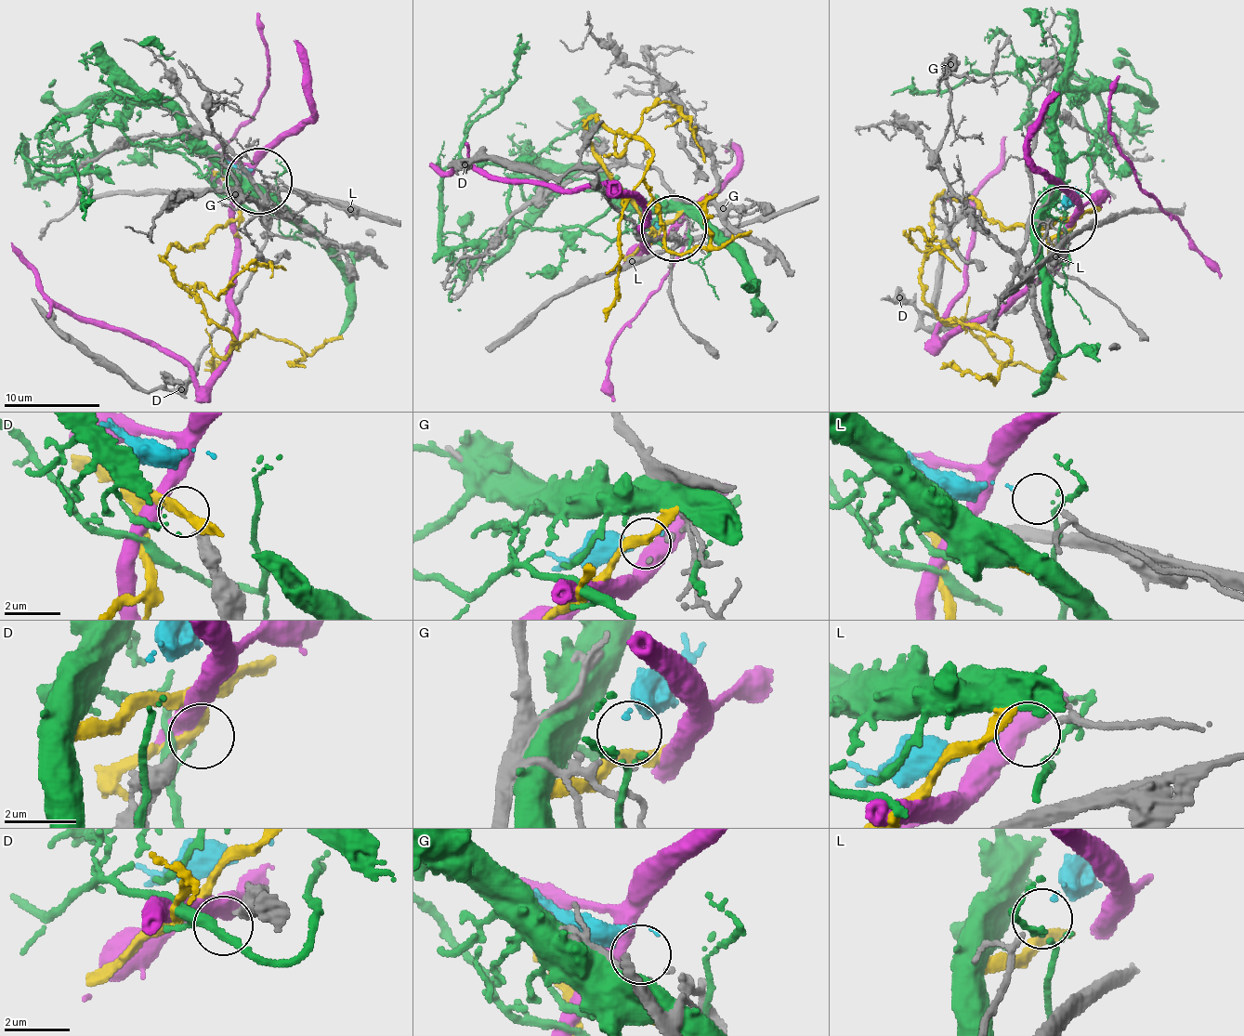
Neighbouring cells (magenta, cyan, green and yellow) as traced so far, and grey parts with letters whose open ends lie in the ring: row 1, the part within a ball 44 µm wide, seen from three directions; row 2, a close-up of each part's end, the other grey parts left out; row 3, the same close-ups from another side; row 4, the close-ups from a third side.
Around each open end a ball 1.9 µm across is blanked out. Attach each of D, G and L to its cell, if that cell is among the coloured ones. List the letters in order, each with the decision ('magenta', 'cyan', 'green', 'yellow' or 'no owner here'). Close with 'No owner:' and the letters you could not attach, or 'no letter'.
D: no owner here
G: no owner here
L: cyan
No owner: D, G

